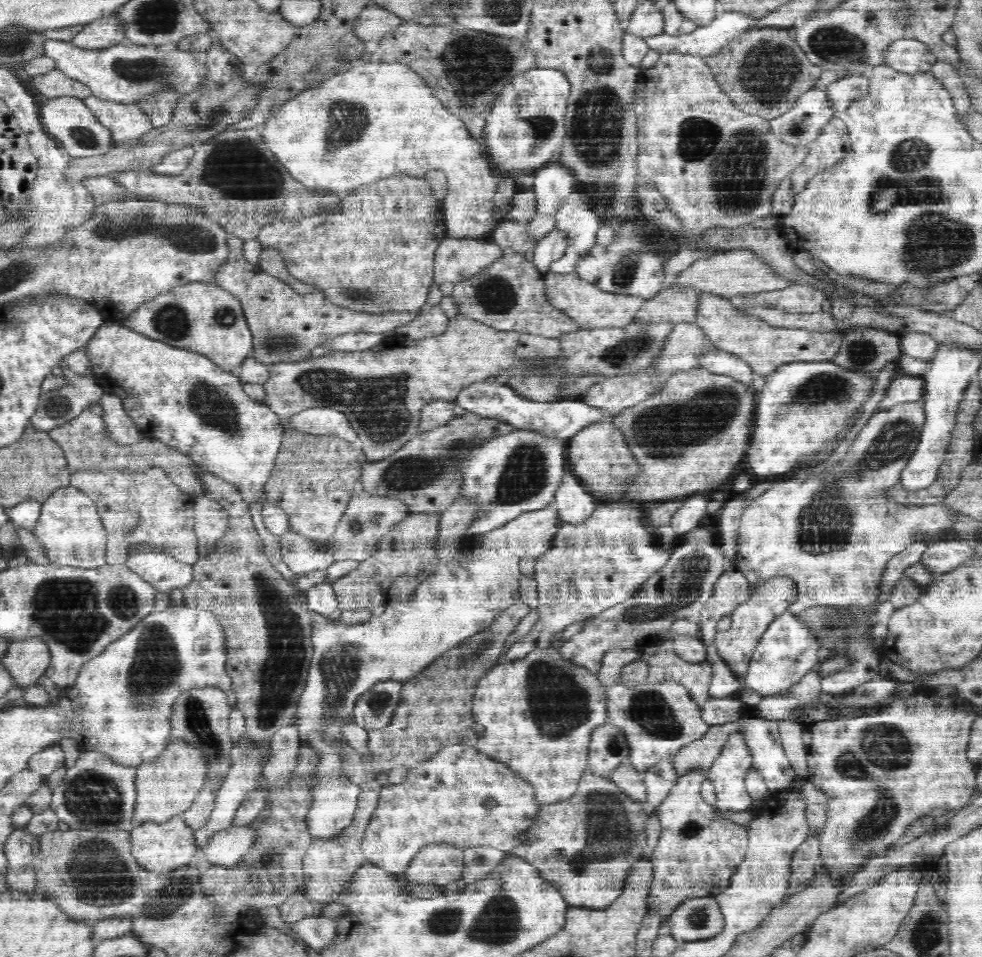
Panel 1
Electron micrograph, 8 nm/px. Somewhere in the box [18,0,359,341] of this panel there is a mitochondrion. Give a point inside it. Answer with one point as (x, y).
(237, 168)

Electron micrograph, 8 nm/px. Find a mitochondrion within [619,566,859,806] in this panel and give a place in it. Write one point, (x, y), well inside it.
(653, 715)

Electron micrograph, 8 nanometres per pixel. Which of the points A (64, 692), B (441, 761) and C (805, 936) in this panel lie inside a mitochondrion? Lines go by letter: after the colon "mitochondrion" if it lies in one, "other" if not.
A: other
B: other
C: other

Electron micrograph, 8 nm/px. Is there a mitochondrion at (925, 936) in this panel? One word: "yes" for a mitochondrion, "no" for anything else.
yes

